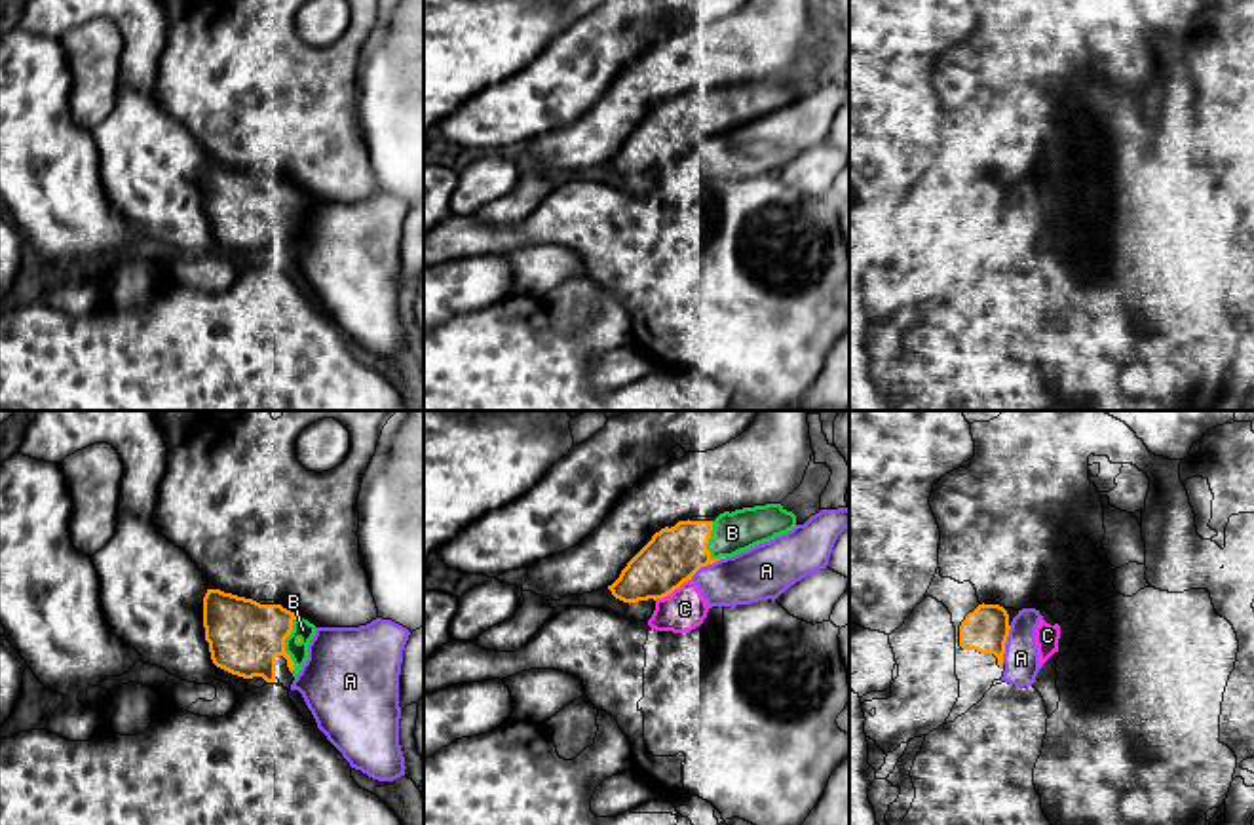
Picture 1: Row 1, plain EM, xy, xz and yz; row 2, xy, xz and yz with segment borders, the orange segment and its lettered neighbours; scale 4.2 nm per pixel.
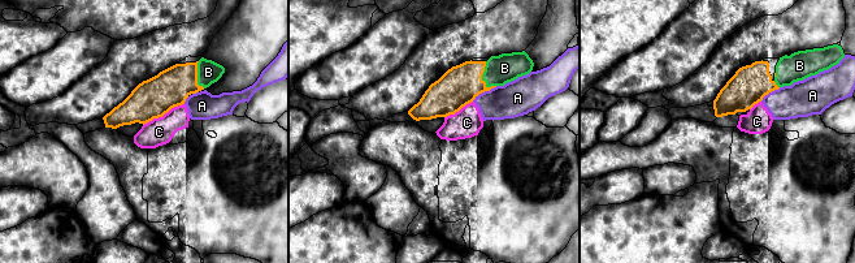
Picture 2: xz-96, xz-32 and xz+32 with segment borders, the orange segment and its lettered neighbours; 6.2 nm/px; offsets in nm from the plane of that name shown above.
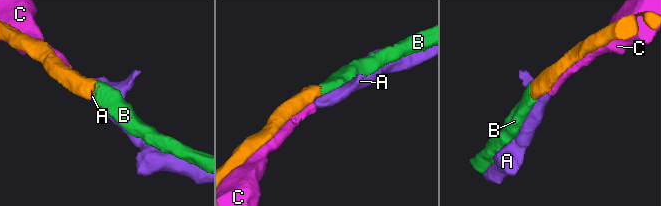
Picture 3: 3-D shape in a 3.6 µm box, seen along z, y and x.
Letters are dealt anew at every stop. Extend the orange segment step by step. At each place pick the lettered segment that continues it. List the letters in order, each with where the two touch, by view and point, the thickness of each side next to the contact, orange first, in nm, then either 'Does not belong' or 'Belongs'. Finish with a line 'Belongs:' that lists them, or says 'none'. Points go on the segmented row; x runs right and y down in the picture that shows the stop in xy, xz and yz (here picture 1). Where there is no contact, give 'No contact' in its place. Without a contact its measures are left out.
A: Touches orange at xz (707, 563). Thickness 240 nm (orange) against 220 nm. Does not belong
B: Touches orange at xy (284, 643). Thickness 320 nm (orange) against 90 nm. Belongs
C: Touches orange at xz (671, 592). Thickness 240 nm (orange) against 180 nm. Does not belong
Belongs: B

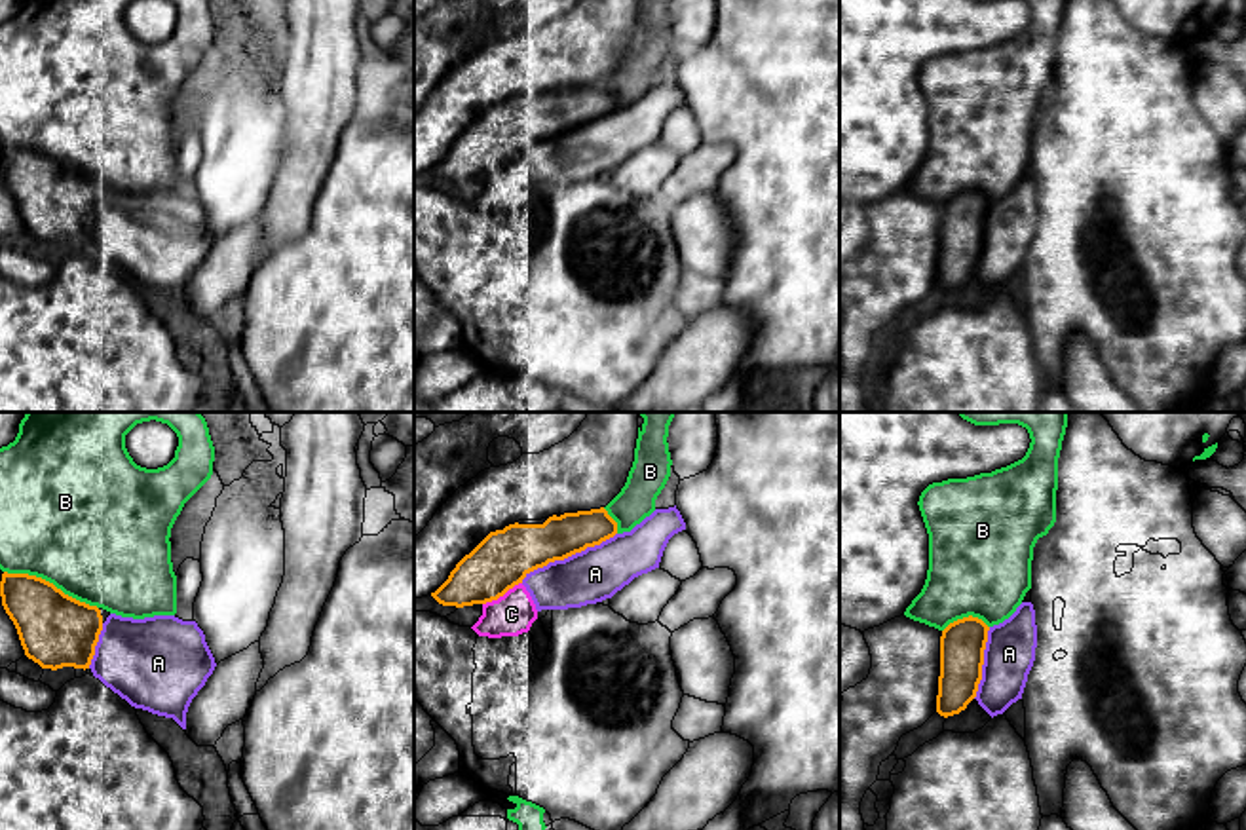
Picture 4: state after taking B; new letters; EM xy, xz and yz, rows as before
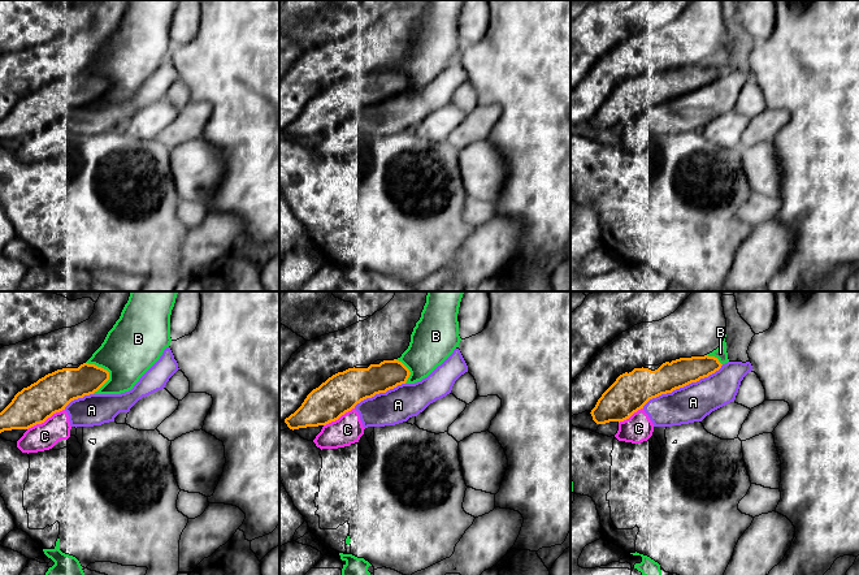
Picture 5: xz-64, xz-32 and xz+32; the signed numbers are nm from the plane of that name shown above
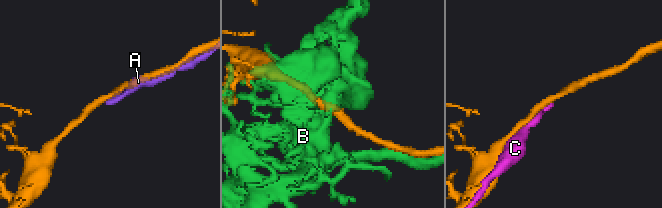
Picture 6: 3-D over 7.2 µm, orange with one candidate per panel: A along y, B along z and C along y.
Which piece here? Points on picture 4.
A: Touches orange at xz (568, 555). Thickness 220 nm (orange) against 220 nm. Does not belong
B: Touches orange at xy (52, 584). Thickness 320 nm (orange) against 500 nm. Does not belong
C: Touches orange at xz (502, 595). Thickness 240 nm (orange) against 180 nm. Does not belong
Belongs: none

